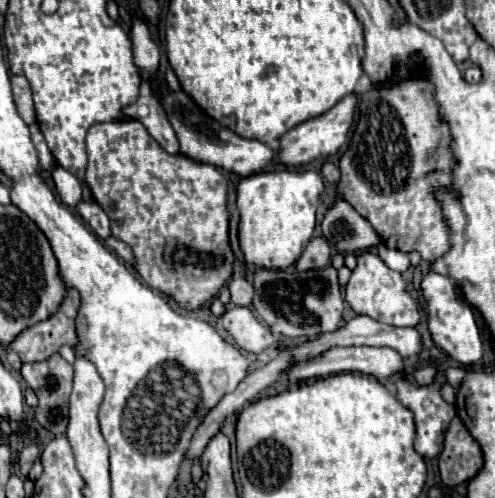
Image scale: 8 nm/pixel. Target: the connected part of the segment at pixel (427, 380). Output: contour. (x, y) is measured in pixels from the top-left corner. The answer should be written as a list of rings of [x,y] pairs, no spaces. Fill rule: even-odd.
[[[422,366],[415,370],[414,379],[418,384],[431,384],[436,374],[435,367]]]

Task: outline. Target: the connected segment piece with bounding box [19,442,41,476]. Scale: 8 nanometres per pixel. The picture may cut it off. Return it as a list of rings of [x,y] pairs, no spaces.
[[[31,442],[31,444],[27,444],[23,450],[21,450],[21,454],[19,454],[19,468],[21,468],[21,472],[27,476],[27,470],[31,468],[31,464],[39,458],[39,444],[35,444],[35,442]]]

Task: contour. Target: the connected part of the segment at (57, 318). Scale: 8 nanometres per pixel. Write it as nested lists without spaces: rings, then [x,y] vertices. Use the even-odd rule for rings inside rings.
[[[67,288],[67,296],[51,318],[25,328],[9,346],[19,354],[21,362],[39,362],[57,352],[63,344],[75,348],[79,344],[75,316],[79,310],[79,292]]]

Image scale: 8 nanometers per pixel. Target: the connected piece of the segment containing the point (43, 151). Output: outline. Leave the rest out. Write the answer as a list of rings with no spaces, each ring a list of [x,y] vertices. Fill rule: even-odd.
[[[31,124],[29,130],[31,130],[31,140],[35,140],[35,148],[37,148],[37,154],[39,154],[41,168],[43,168],[43,170],[53,168],[53,166],[55,166],[55,158],[53,158],[51,150],[47,148],[47,142],[45,142],[45,138],[43,138],[43,134],[41,134],[41,130],[39,130],[39,126],[37,126],[37,124]]]

